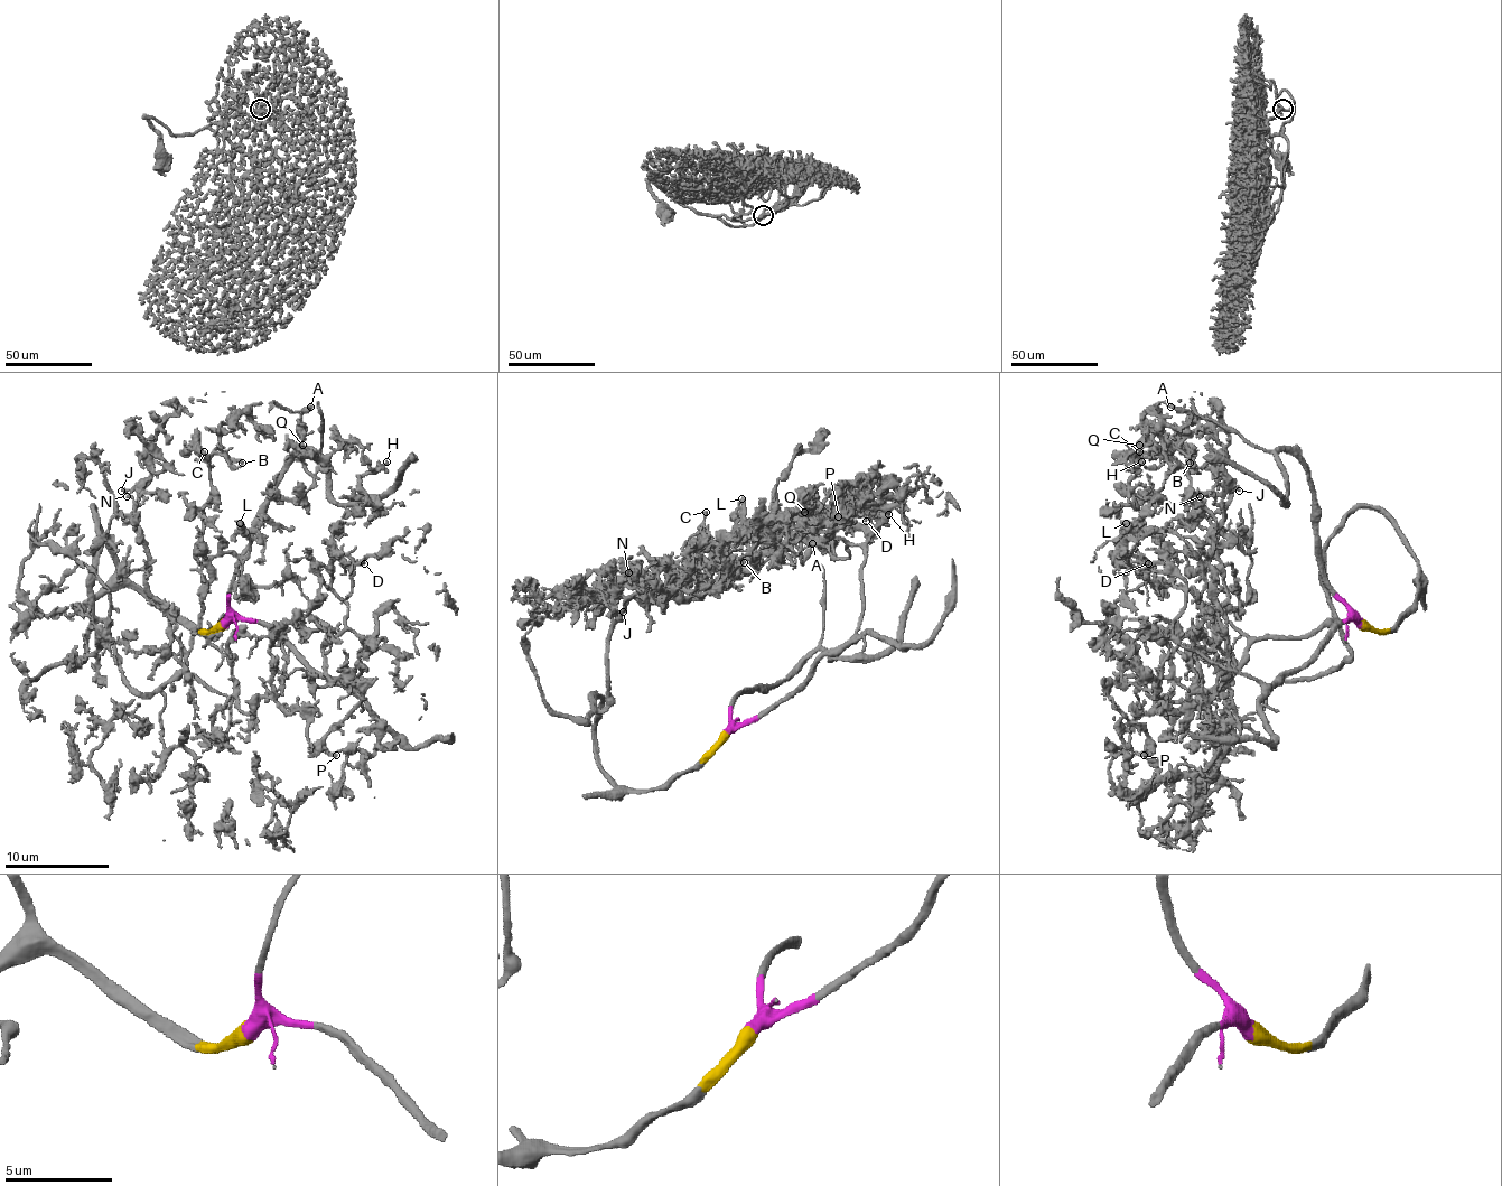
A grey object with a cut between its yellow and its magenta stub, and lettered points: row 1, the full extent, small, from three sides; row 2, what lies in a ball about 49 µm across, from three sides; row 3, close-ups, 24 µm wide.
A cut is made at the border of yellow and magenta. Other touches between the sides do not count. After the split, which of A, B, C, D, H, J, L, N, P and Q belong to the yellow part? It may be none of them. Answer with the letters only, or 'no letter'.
B, C, J, L, N

